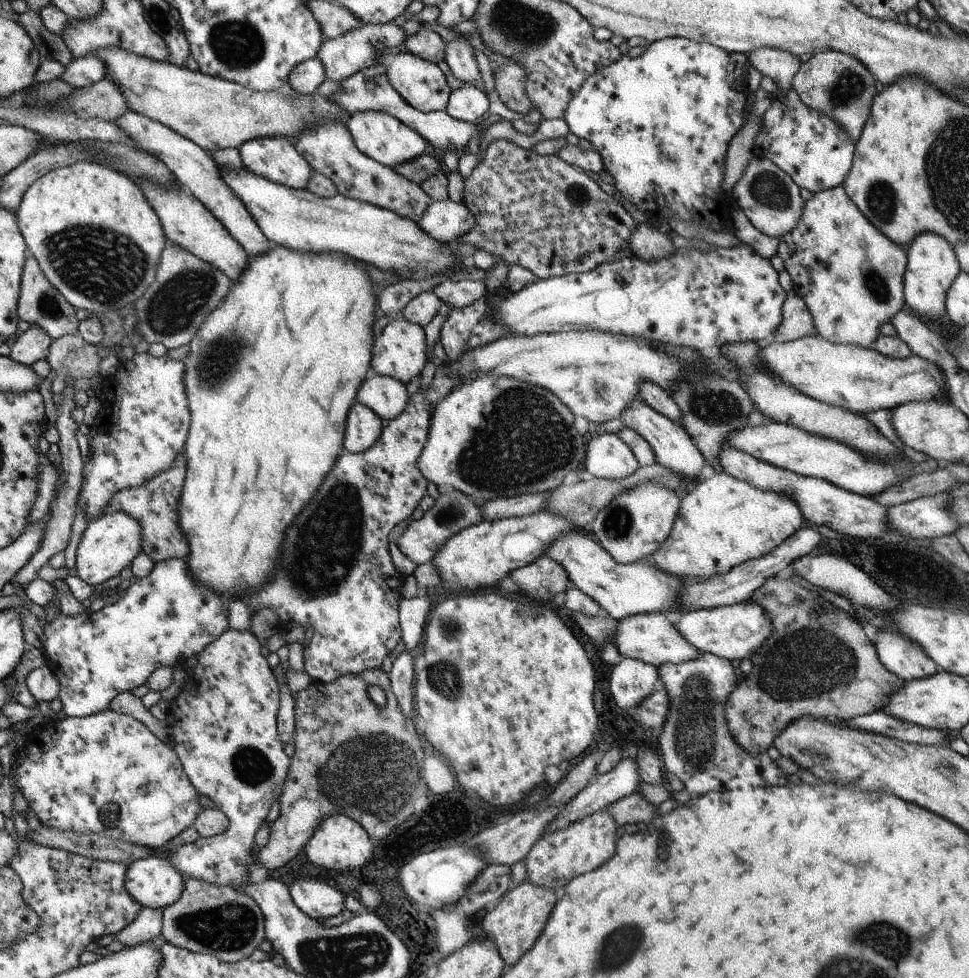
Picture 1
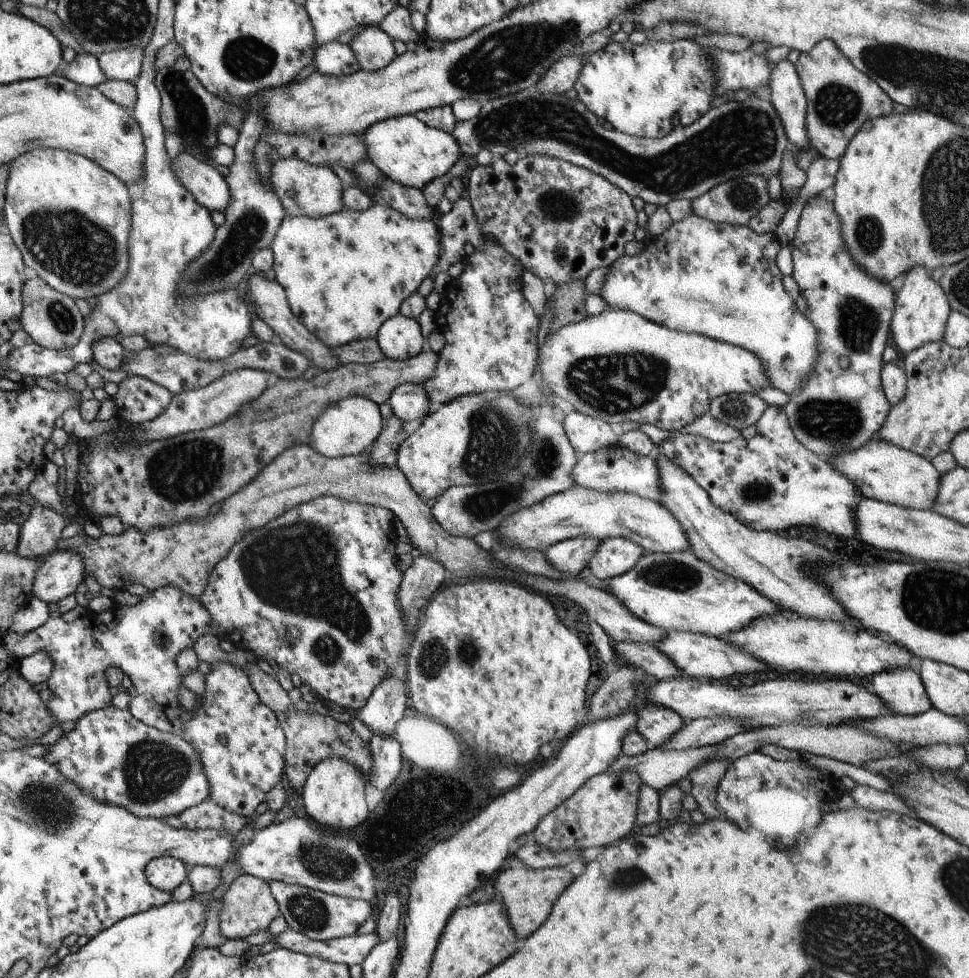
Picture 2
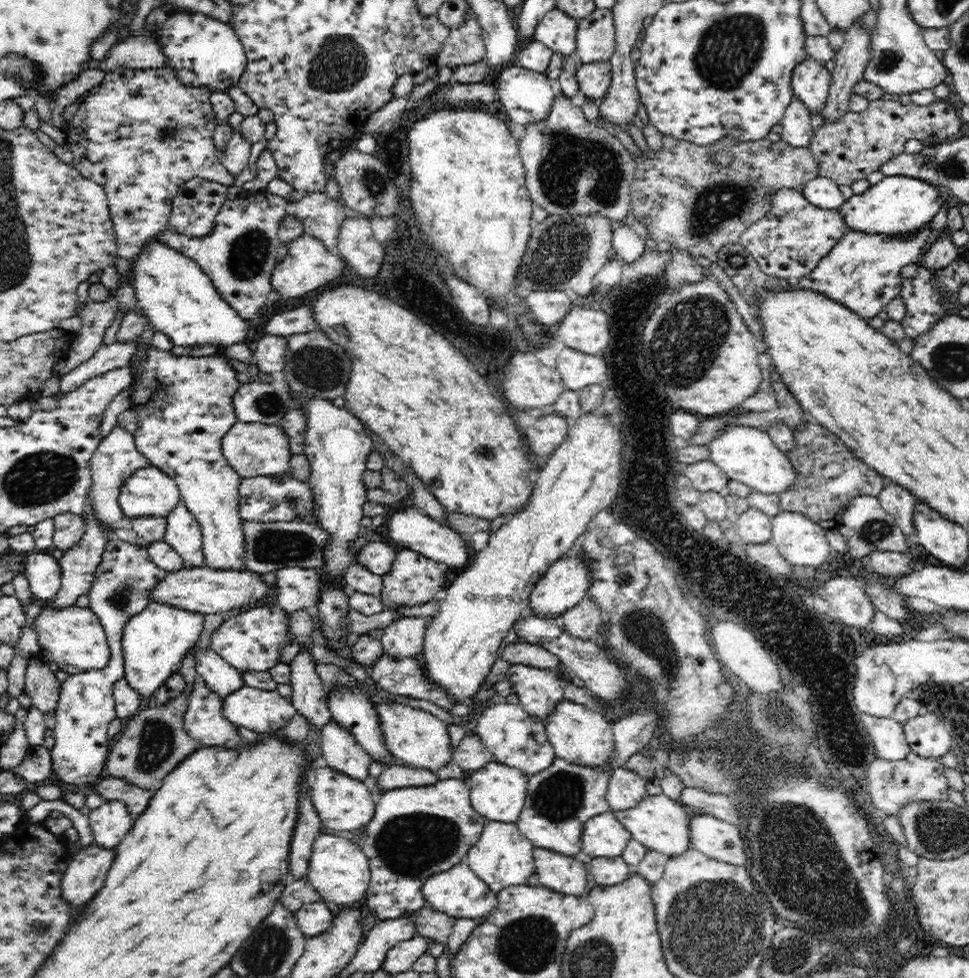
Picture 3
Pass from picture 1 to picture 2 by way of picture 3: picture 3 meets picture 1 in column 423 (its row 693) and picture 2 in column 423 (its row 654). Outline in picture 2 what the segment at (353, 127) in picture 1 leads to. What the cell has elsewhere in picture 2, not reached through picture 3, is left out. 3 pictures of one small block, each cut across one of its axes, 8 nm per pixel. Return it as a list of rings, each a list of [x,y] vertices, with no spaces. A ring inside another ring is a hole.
[[[414,115],[388,118],[376,122],[364,133],[368,159],[389,180],[401,186],[422,189],[444,177],[461,156],[460,144],[448,132],[426,126]]]

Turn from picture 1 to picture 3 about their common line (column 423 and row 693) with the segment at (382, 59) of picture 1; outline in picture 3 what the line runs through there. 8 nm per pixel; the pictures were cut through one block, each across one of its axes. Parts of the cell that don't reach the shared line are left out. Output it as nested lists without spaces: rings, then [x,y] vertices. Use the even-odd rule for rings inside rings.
[[[112,538],[106,546],[102,560],[94,575],[94,582],[90,586],[88,608],[100,619],[104,627],[106,638],[110,647],[110,661],[106,668],[96,671],[87,671],[69,675],[60,686],[60,700],[53,712],[56,714],[56,728],[54,728],[54,746],[50,750],[52,759],[52,772],[56,774],[59,784],[69,784],[75,788],[82,784],[94,786],[102,777],[104,762],[108,758],[111,746],[108,739],[110,723],[117,718],[112,688],[118,680],[124,679],[124,655],[122,655],[122,635],[126,621],[135,614],[142,612],[151,602],[149,592],[161,583],[168,574],[166,570],[158,568],[145,546],[128,544],[123,540]]]

